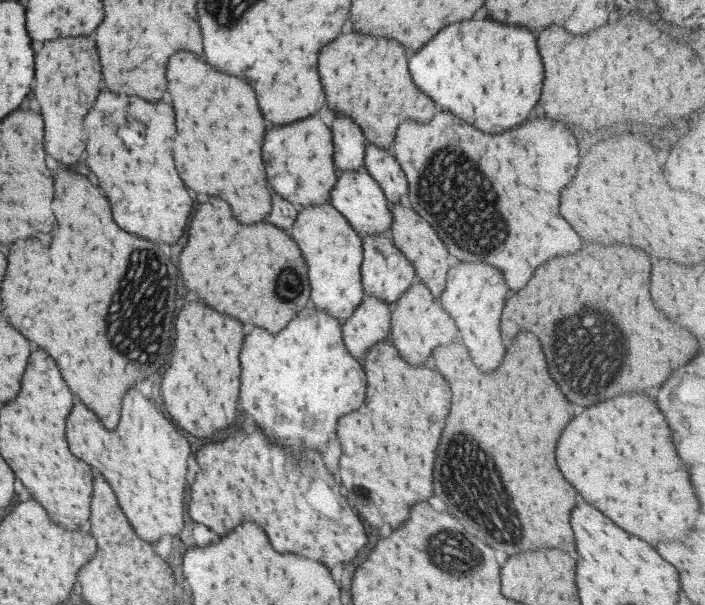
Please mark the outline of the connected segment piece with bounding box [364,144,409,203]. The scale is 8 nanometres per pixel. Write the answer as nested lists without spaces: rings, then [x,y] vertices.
[[[368,144],[364,167],[368,174],[382,187],[385,197],[392,202],[400,202],[409,191],[403,168],[392,155],[391,150]]]

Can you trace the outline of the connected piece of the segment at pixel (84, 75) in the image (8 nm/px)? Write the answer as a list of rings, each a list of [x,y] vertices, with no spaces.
[[[58,38],[46,42],[36,56],[36,78],[32,94],[40,104],[40,114],[46,126],[44,146],[46,152],[64,164],[74,164],[86,148],[88,134],[82,126],[84,116],[96,102],[100,92],[100,62],[92,38]]]

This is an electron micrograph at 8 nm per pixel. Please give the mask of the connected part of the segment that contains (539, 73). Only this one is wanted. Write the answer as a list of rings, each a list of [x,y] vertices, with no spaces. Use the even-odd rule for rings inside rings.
[[[470,20],[444,28],[422,50],[418,50],[410,58],[410,74],[418,90],[436,100],[440,108],[456,114],[486,134],[500,134],[502,130],[520,126],[530,116],[542,92],[544,66],[530,30],[520,26],[502,26],[494,20]]]

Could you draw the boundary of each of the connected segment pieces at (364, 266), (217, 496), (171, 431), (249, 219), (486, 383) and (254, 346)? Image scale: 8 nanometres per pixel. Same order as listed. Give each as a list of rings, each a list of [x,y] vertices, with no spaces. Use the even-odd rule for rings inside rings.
[[[383,233],[362,236],[361,283],[365,294],[380,298],[384,302],[393,305],[413,285],[416,281],[416,276],[414,267],[410,264],[409,259]]]
[[[256,430],[252,436],[236,432],[220,442],[206,444],[202,446],[202,450],[198,450],[196,460],[202,472],[196,476],[196,482],[190,486],[188,512],[192,520],[208,526],[218,536],[230,534],[236,526],[242,524],[242,520],[256,522],[270,538],[274,550],[282,550],[282,554],[284,552],[302,554],[306,558],[314,558],[326,564],[328,568],[334,568],[340,562],[342,564],[352,562],[368,542],[362,520],[358,518],[358,514],[354,514],[346,498],[340,496],[340,484],[336,484],[336,480],[328,476],[322,456],[318,452],[308,452],[308,462],[298,462],[290,458],[282,448],[266,444],[264,434]]]
[[[128,390],[122,400],[122,418],[116,432],[108,432],[84,404],[76,402],[66,422],[66,436],[70,452],[104,474],[118,496],[122,512],[142,540],[158,542],[162,536],[174,537],[174,532],[181,532],[186,512],[188,456],[192,450],[188,440],[172,422],[160,416],[150,400],[138,390]]]
[[[178,52],[170,58],[166,78],[168,92],[172,94],[171,106],[174,110],[174,126],[176,126],[176,134],[174,134],[176,142],[172,146],[172,160],[174,160],[174,166],[178,166],[182,180],[186,184],[194,184],[190,188],[208,196],[214,196],[214,190],[216,190],[216,194],[232,206],[234,218],[238,218],[242,224],[254,224],[254,222],[264,220],[272,210],[272,190],[266,184],[266,174],[264,174],[264,164],[262,164],[262,142],[264,142],[266,126],[264,126],[262,112],[256,104],[252,86],[240,78],[218,74],[210,64],[202,62],[202,58],[190,52]],[[184,90],[192,92],[192,104],[196,106],[192,106],[190,102],[184,102]]]
[[[530,332],[520,334],[510,344],[500,370],[496,370],[492,376],[482,374],[472,364],[468,350],[460,344],[436,348],[432,356],[440,372],[450,368],[444,376],[450,376],[448,384],[452,388],[452,412],[448,414],[434,464],[434,494],[446,504],[462,526],[466,526],[476,538],[504,558],[532,548],[560,548],[572,552],[576,544],[570,528],[570,514],[576,506],[578,492],[558,472],[554,452],[558,436],[574,418],[574,408],[550,378],[536,336]]]
[[[304,307],[280,334],[272,336],[262,328],[254,328],[246,336],[240,354],[240,404],[242,412],[246,412],[254,420],[254,424],[266,434],[268,442],[288,446],[294,452],[324,452],[328,440],[336,436],[338,418],[362,406],[366,392],[366,376],[362,366],[354,360],[344,344],[341,325],[323,309]]]

